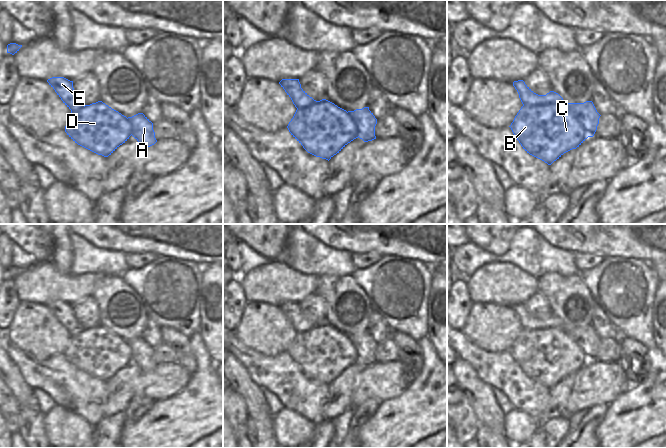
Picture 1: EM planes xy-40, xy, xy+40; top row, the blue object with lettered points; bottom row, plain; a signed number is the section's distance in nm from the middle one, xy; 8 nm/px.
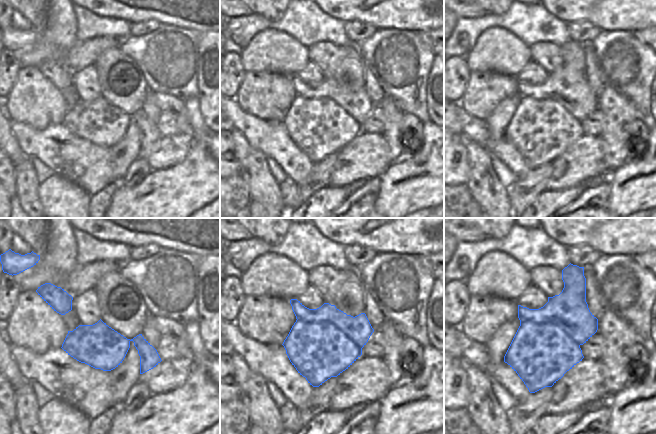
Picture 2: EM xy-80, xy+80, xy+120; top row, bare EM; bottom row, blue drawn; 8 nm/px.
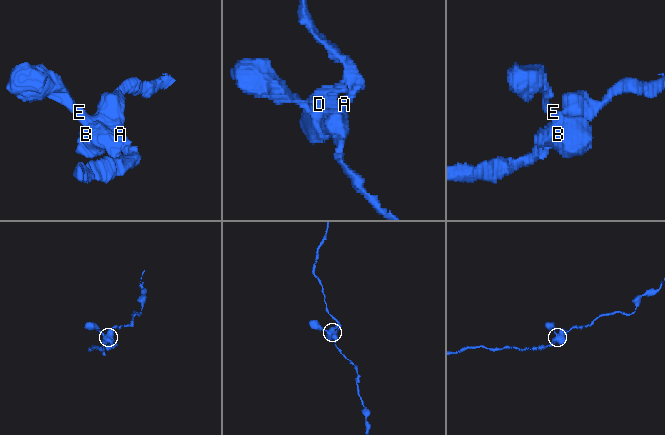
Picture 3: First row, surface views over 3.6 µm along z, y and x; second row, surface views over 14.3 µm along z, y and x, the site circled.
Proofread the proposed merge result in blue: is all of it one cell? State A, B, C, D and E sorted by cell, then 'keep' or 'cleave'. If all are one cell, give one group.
A B C D E | keep

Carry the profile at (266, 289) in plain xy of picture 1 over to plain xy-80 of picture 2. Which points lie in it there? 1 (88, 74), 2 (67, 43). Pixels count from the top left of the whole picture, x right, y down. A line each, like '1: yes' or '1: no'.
1: no
2: no

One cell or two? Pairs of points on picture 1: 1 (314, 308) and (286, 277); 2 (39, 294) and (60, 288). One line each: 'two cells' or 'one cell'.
1: two cells
2: one cell

